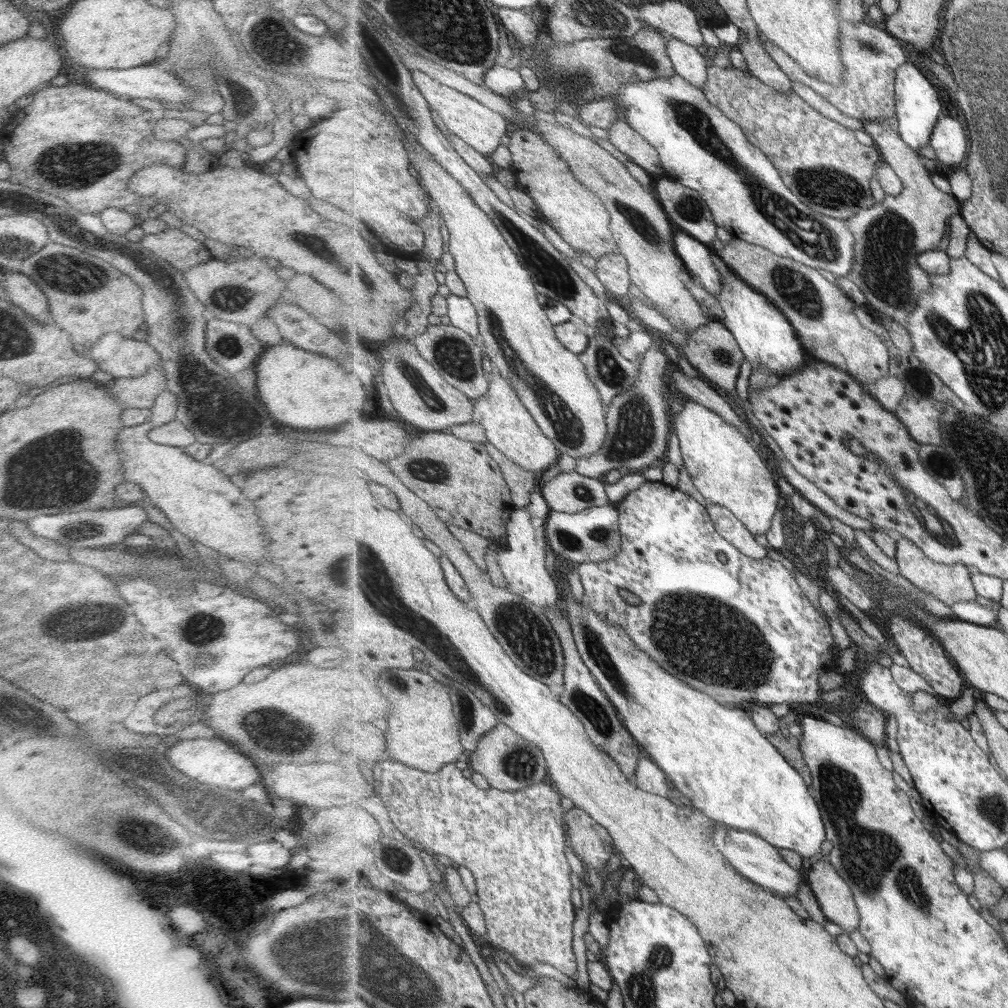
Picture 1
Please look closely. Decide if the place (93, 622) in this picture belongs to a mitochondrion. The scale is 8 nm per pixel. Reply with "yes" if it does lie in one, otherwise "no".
yes

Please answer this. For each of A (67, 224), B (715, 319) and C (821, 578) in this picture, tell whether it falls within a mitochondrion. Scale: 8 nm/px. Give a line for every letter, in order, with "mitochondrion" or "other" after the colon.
A: mitochondrion
B: other
C: other

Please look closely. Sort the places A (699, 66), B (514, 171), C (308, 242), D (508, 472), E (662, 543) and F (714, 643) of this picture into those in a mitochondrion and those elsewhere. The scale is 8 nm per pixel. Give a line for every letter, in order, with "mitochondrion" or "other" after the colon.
A: other
B: other
C: other
D: other
E: other
F: mitochondrion

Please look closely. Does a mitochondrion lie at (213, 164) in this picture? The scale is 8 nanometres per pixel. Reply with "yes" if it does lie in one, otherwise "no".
no

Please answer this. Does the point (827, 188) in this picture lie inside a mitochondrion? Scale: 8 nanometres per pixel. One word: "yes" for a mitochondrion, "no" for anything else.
yes

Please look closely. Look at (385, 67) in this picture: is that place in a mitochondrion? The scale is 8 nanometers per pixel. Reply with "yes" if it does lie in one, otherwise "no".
yes

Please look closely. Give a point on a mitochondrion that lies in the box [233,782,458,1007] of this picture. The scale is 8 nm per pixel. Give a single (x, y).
(296, 966)

